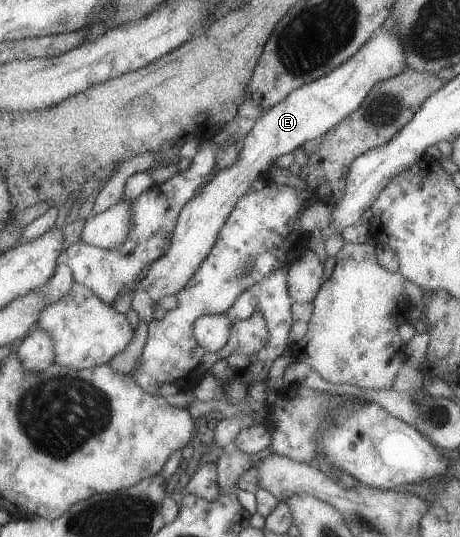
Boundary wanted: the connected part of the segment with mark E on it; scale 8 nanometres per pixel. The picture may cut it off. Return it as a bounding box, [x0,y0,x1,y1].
[139,24,406,302]

